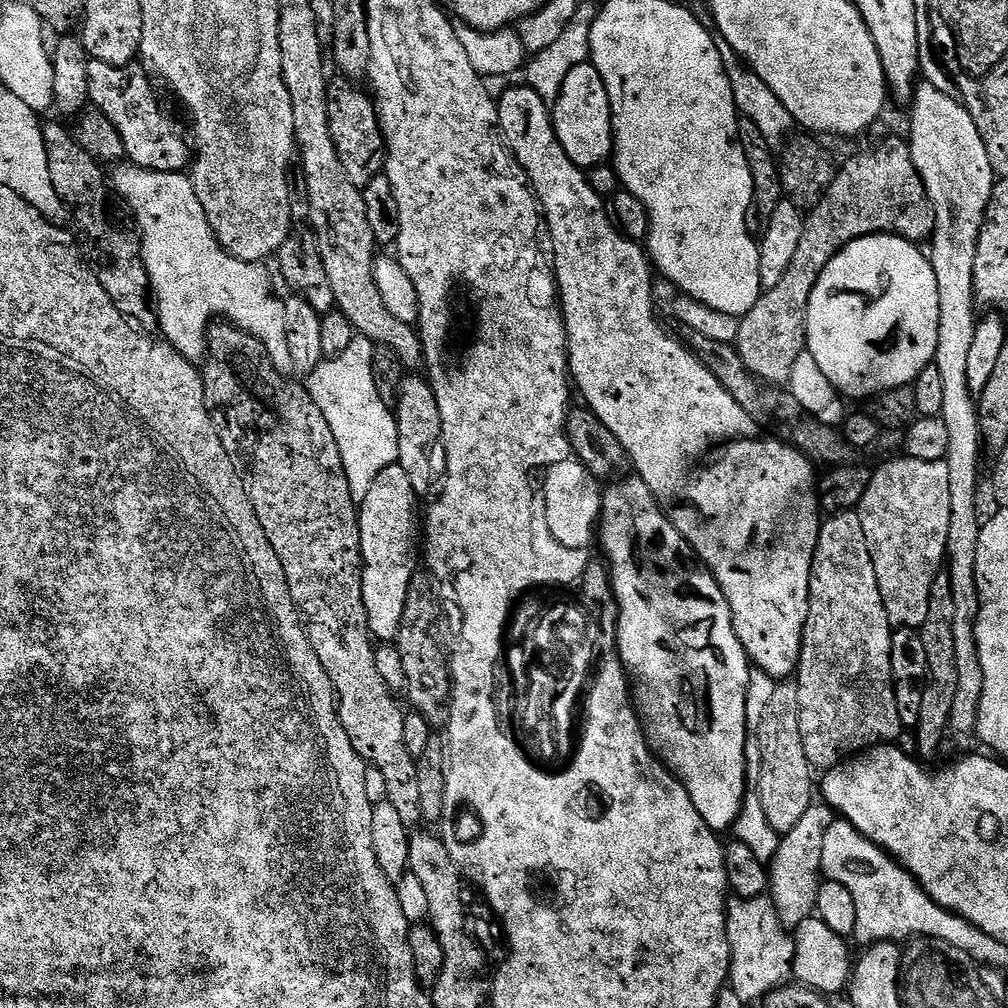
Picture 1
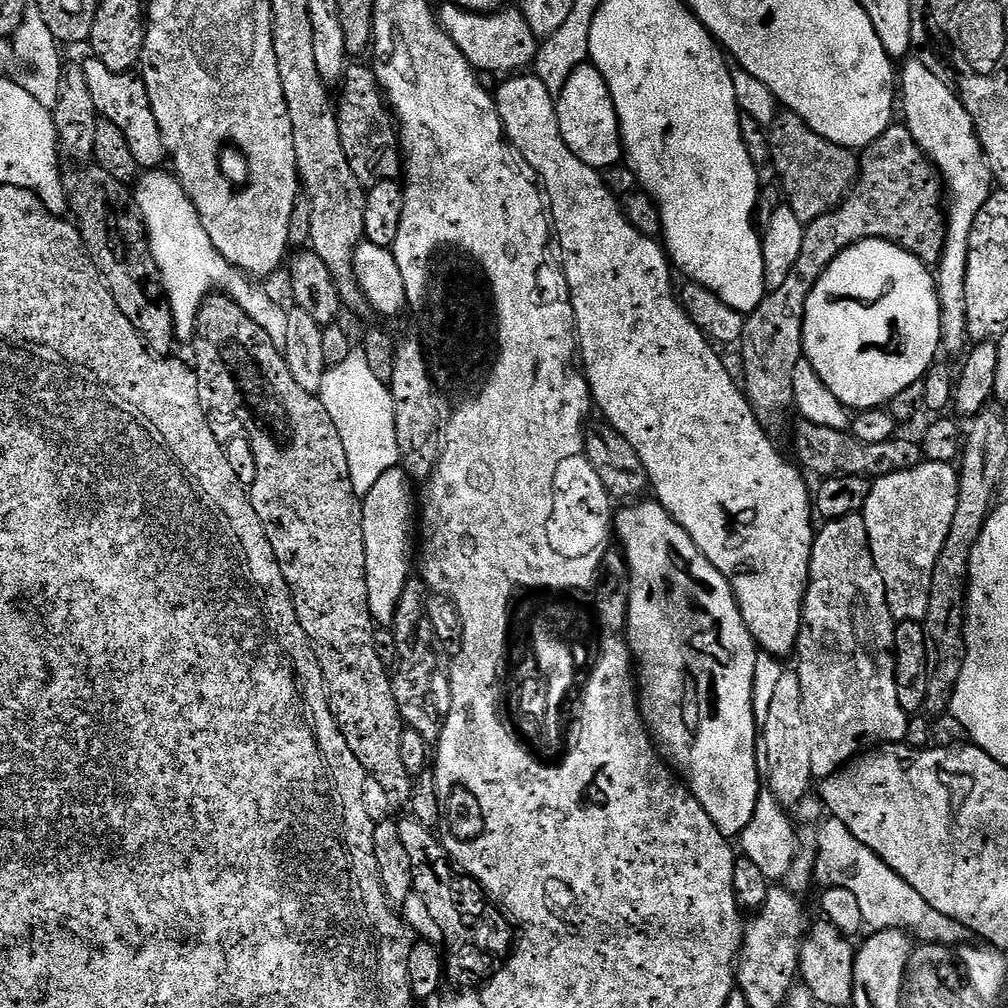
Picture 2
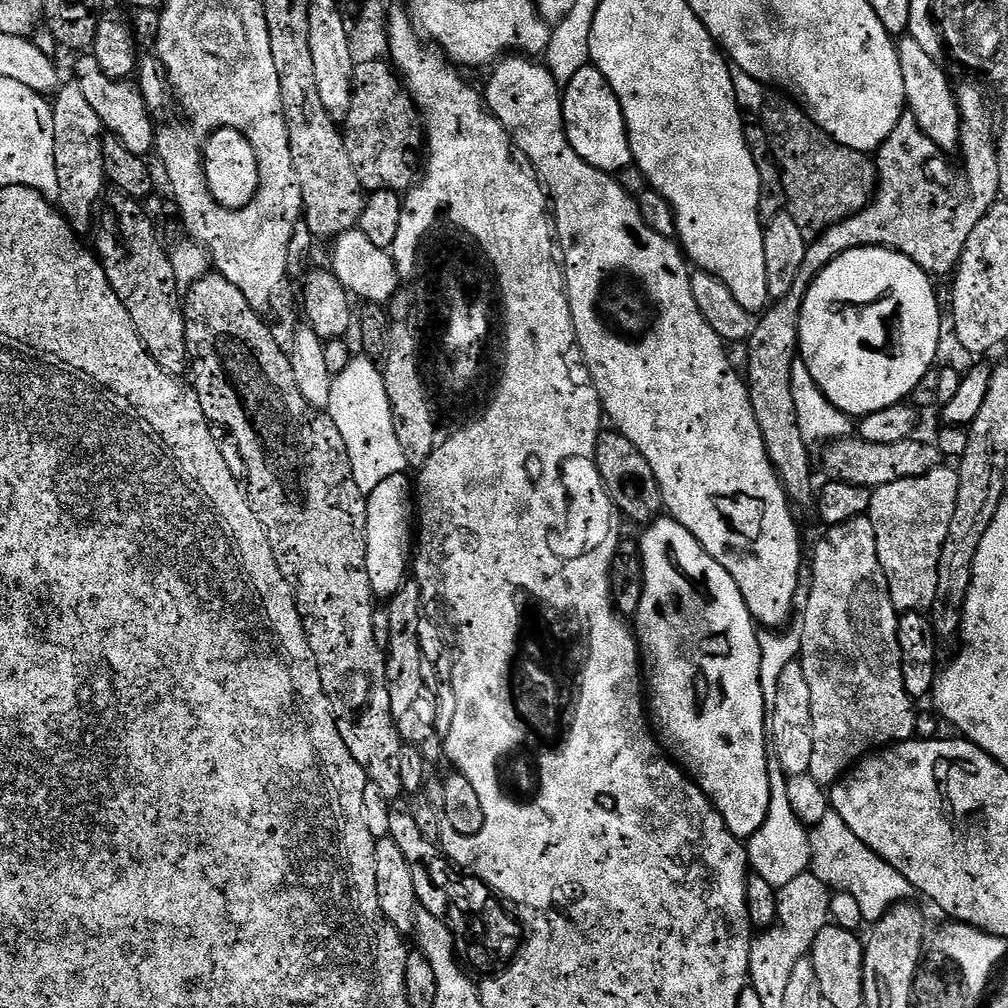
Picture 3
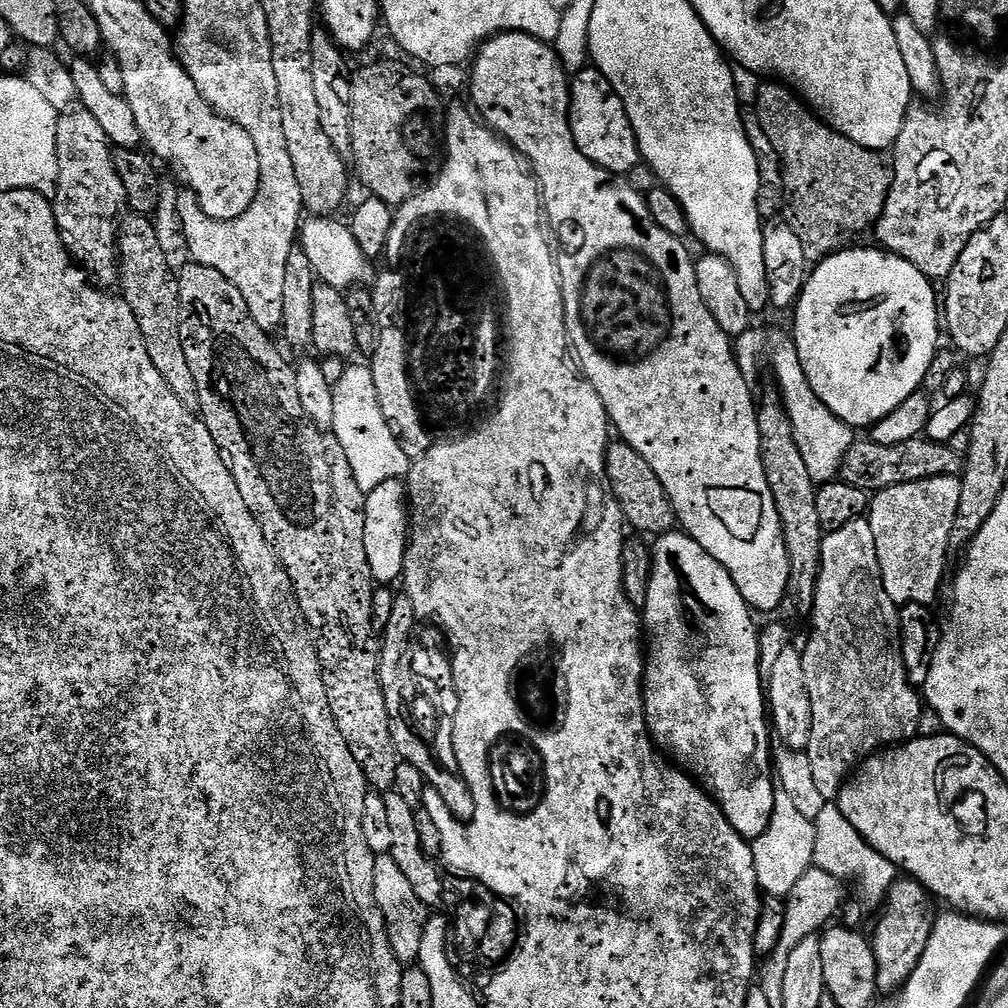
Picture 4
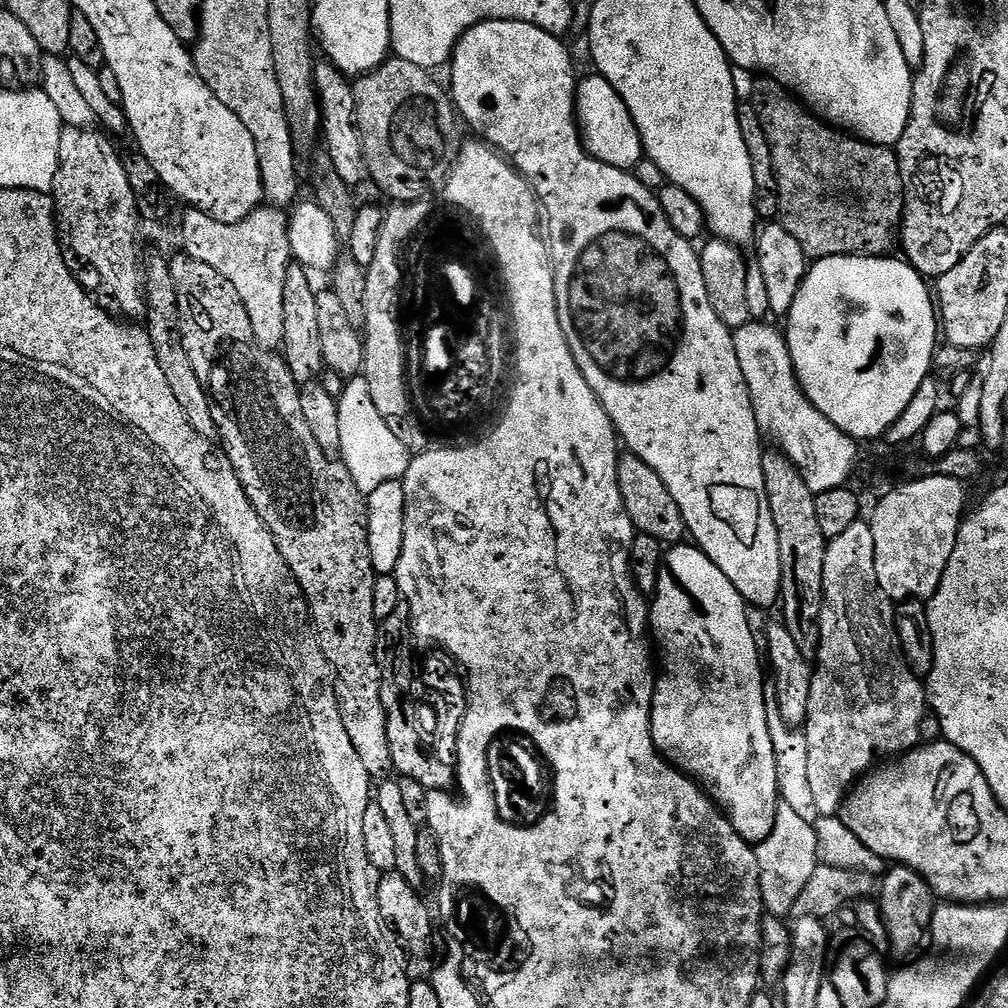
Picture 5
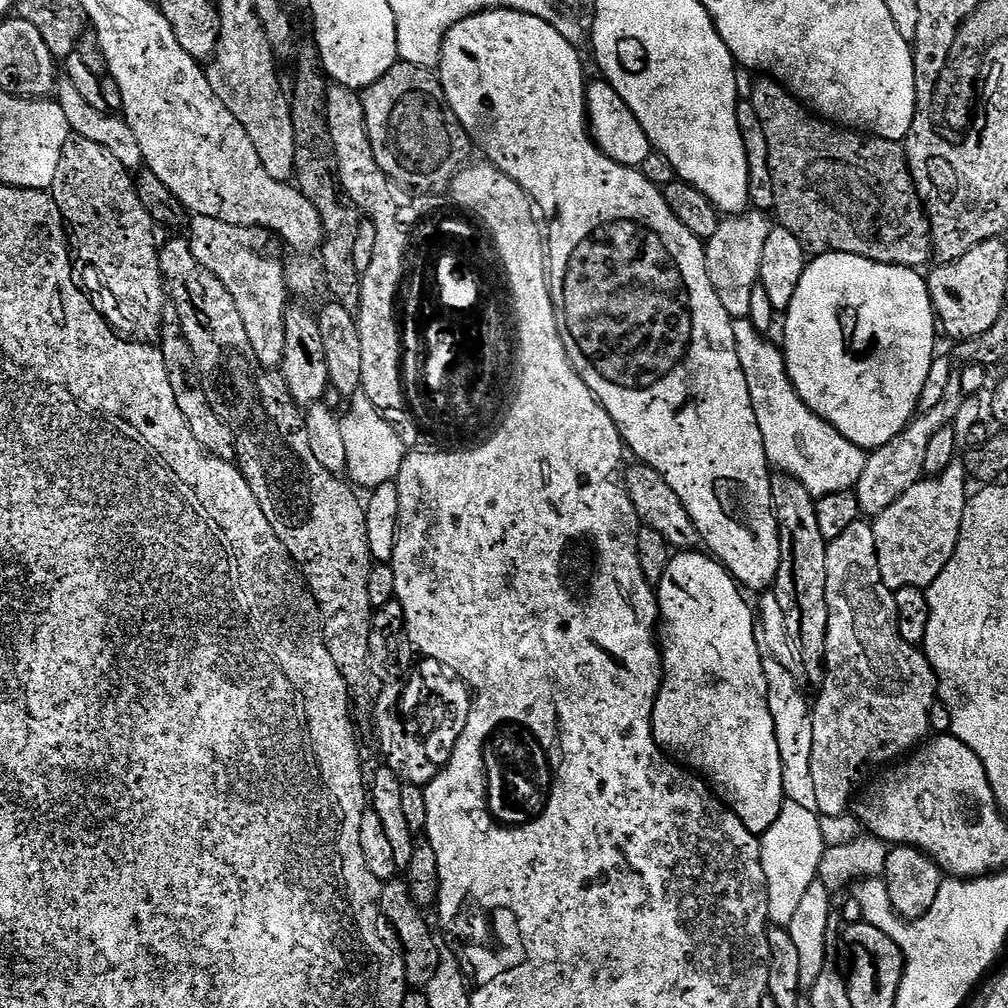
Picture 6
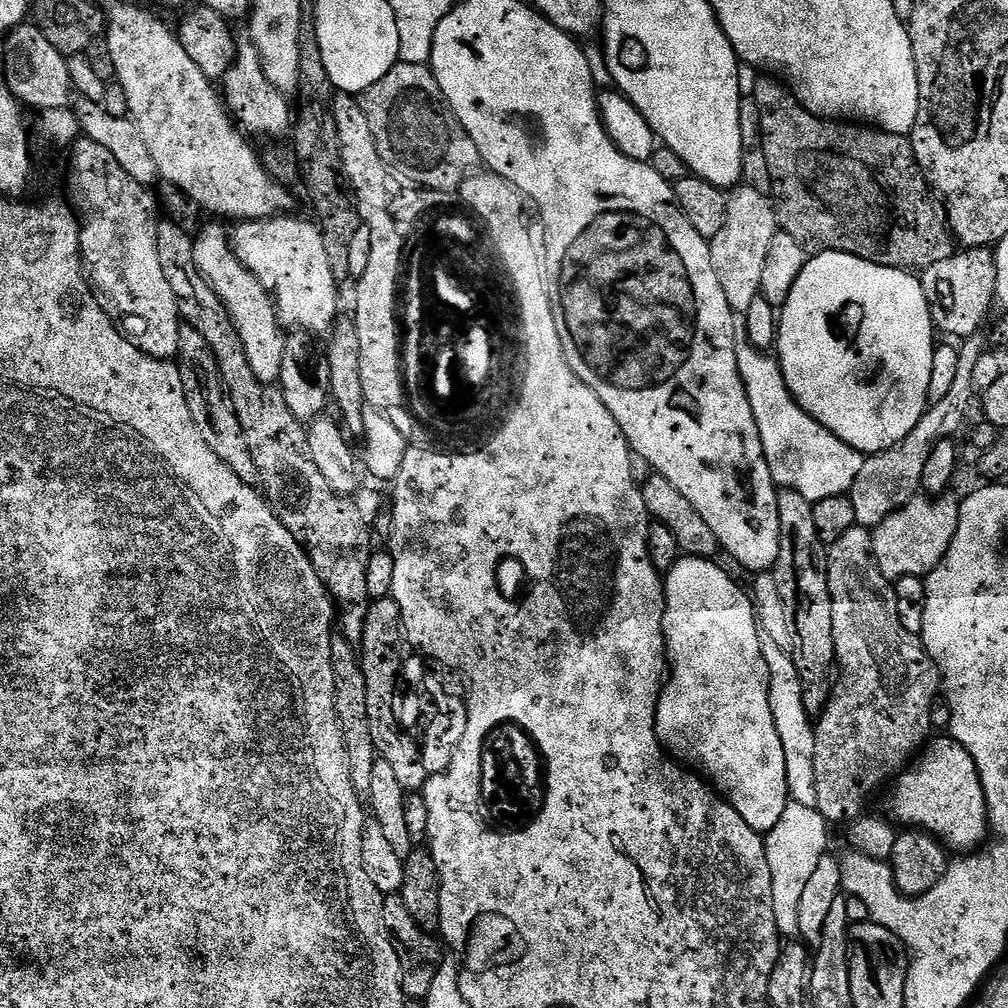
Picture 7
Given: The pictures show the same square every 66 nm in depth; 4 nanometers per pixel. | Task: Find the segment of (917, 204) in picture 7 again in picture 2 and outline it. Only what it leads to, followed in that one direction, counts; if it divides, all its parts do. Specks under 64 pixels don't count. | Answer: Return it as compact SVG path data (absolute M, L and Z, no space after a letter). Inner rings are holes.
M787 110L777 111L772 123L767 125L766 135L768 138L768 154L770 157L770 168L778 181L779 191L786 199L786 207L794 210L794 214L805 226L813 220L822 218L822 214L832 212L836 209L844 197L852 190L853 184L858 179L858 156L855 151L838 146L810 130L802 118L798 118Z

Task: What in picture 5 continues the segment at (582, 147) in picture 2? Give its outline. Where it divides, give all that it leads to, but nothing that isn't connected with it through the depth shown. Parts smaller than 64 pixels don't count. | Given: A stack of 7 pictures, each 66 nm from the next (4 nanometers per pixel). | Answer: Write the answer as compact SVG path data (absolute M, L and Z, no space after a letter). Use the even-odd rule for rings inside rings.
M581 75L576 86L576 123L584 149L598 162L606 162L606 166L630 170L645 159L638 126L634 118L630 118L630 110L626 110L626 102L622 102L618 90L614 90L604 76L591 75Z

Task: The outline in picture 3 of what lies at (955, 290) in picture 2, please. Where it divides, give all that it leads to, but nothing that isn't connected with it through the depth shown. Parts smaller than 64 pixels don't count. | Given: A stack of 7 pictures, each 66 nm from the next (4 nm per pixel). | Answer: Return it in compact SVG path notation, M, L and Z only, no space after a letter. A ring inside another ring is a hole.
M901 39L896 53L905 86L904 103L912 120L941 153L955 153L960 143L960 108L956 102L954 84L952 88L947 74L940 69L939 62L918 41Z

